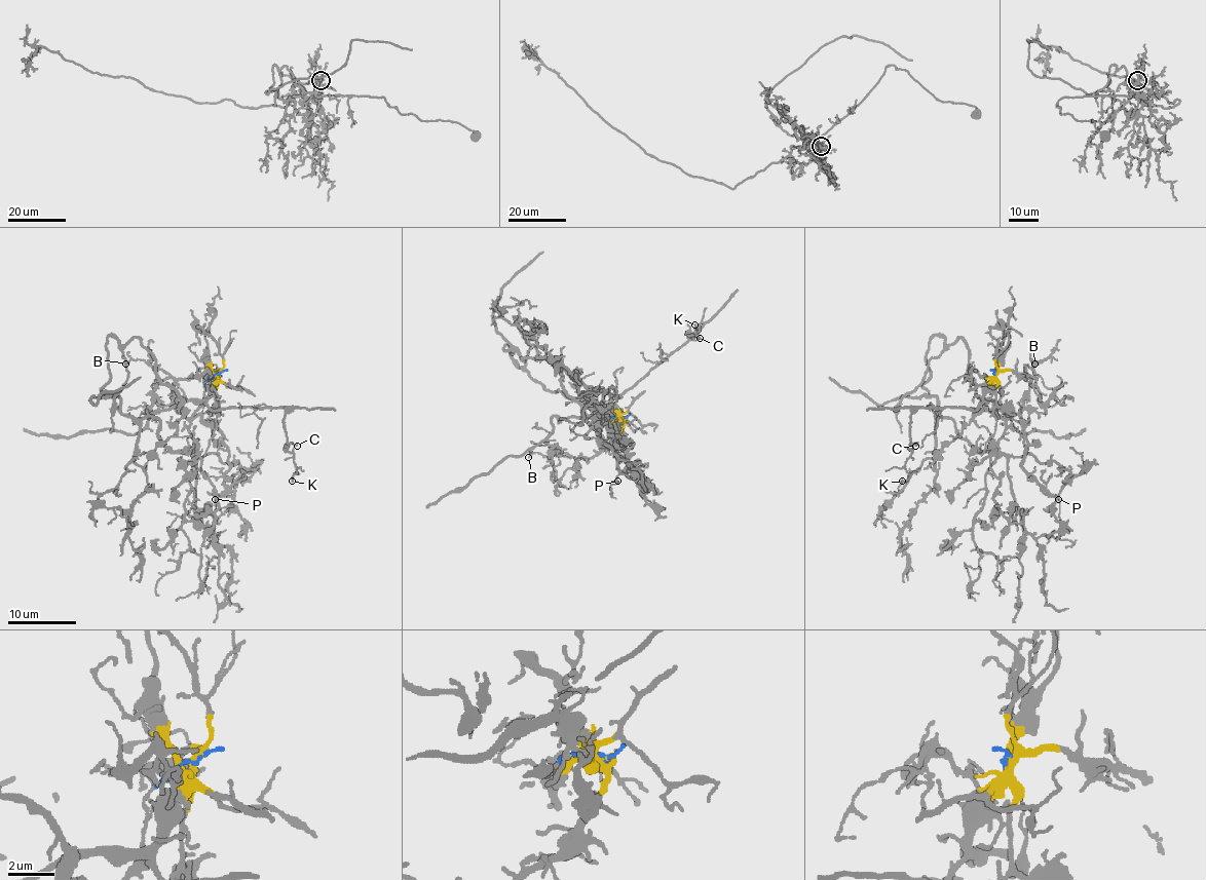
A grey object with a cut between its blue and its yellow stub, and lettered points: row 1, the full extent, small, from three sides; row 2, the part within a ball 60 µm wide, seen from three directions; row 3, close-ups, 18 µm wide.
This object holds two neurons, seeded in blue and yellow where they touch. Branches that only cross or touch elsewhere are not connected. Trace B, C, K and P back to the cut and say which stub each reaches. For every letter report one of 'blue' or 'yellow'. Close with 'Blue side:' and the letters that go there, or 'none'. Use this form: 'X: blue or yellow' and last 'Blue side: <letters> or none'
B: yellow
C: yellow
K: yellow
P: blue
Blue side: P

